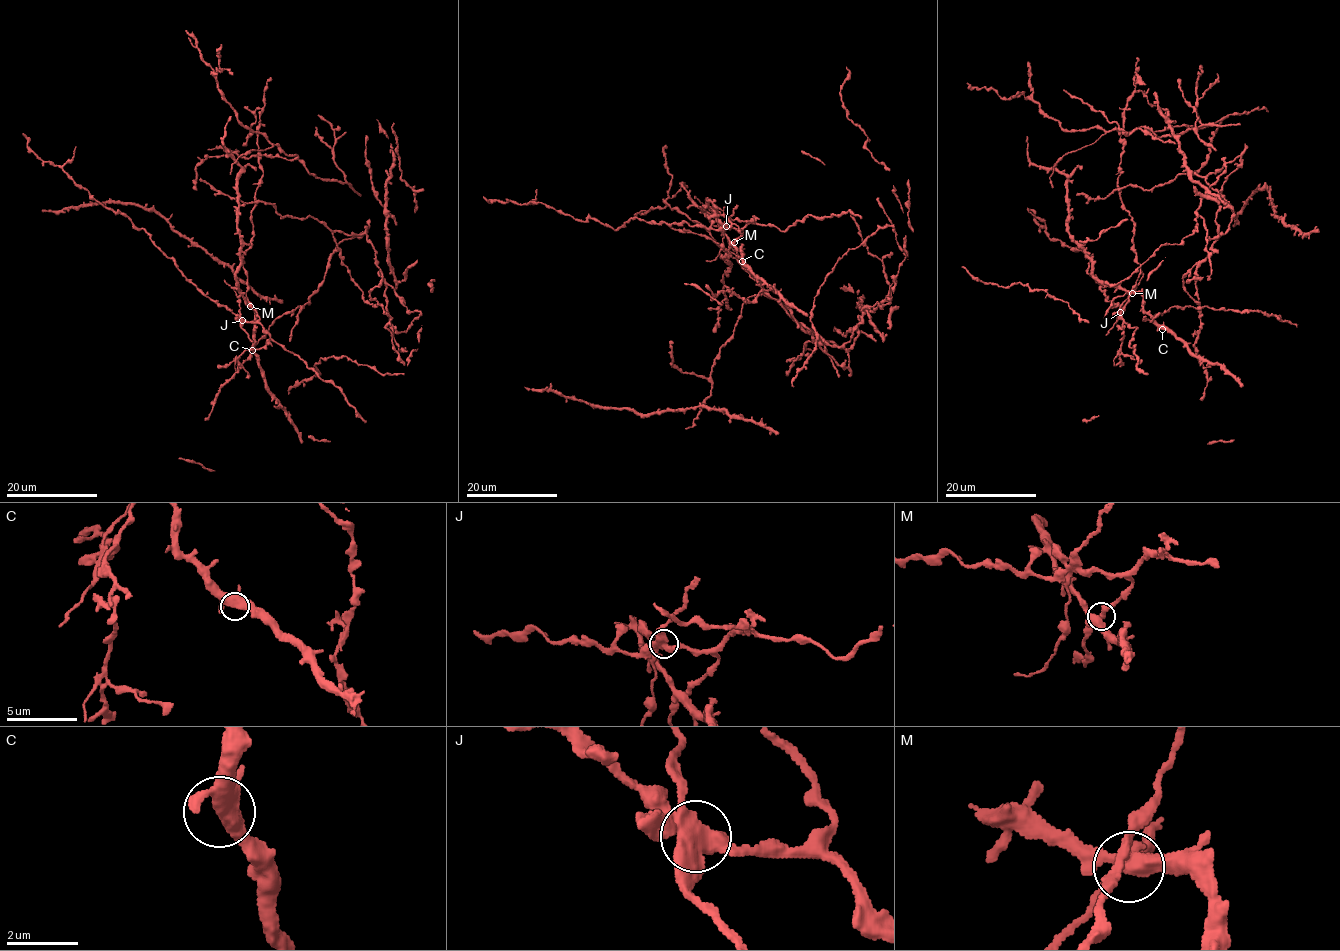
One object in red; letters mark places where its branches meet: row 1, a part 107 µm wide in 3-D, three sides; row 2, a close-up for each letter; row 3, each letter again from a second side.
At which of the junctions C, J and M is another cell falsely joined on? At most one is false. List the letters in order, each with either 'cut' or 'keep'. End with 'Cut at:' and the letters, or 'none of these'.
C: keep
J: cut
M: keep
Cut at: J

